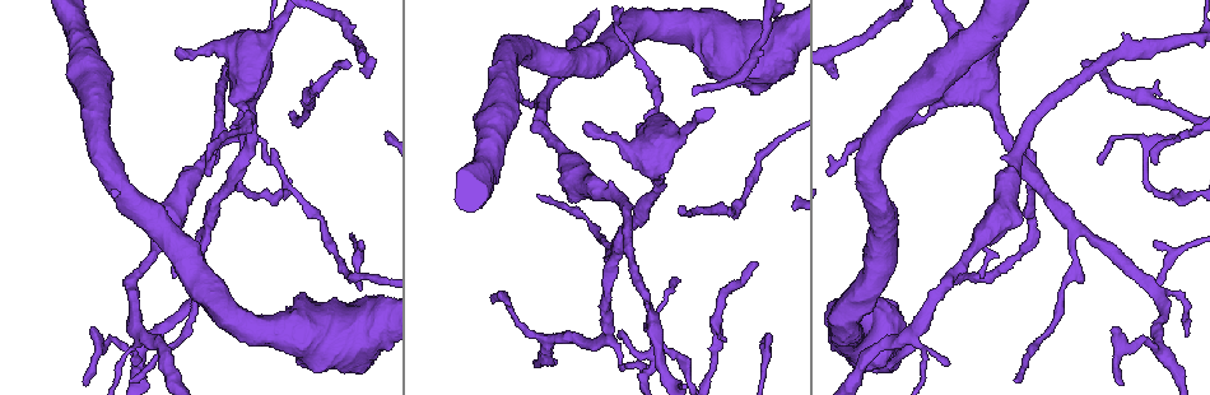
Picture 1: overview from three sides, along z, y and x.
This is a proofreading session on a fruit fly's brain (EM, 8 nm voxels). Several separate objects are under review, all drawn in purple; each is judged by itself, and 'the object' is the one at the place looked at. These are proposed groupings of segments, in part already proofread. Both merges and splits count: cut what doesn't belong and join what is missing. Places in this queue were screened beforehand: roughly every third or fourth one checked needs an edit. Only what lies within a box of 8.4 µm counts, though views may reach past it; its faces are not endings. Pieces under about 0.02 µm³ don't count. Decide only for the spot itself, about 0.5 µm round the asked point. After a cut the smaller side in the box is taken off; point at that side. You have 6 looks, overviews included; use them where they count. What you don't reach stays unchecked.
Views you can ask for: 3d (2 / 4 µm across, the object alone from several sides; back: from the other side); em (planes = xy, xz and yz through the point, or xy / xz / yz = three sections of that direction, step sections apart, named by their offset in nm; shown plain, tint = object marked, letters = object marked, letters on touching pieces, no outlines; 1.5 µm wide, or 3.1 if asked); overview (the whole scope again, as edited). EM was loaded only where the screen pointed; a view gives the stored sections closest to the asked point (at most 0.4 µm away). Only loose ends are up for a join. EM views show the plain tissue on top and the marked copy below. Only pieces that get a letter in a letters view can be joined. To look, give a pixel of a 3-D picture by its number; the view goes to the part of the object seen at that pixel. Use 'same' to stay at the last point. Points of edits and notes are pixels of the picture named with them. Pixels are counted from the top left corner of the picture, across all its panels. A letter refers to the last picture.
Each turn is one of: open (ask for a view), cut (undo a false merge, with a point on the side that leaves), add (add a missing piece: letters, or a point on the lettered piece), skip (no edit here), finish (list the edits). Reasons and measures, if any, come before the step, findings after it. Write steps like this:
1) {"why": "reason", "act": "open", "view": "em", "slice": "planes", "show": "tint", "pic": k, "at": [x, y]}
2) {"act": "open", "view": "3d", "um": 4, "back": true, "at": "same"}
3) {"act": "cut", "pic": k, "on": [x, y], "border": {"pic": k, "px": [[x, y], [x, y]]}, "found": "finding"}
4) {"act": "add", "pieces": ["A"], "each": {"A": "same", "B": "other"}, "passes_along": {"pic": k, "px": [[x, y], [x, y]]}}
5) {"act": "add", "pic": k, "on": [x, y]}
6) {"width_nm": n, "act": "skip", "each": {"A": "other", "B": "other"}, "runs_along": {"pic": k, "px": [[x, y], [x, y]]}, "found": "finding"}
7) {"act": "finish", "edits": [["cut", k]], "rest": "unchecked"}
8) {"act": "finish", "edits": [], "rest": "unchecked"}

{"why": "free end", "act": "open", "view": "3d", "um": 2, "pic": 1, "at": [646, 367]}

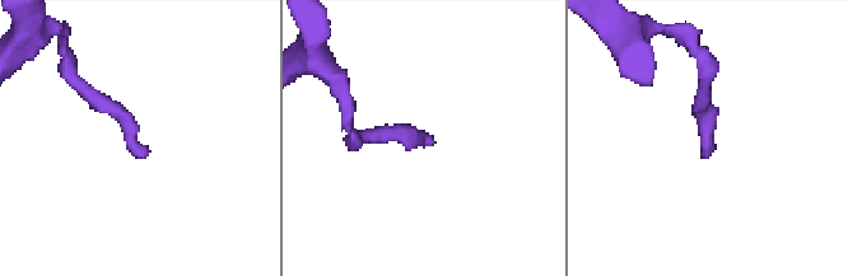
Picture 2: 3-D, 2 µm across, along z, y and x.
{"why": "shape alone is not enough", "act": "open", "view": "em", "slice": "xy", "step": 8, "show": "letters", "pic": 2, "at": [141, 157]}

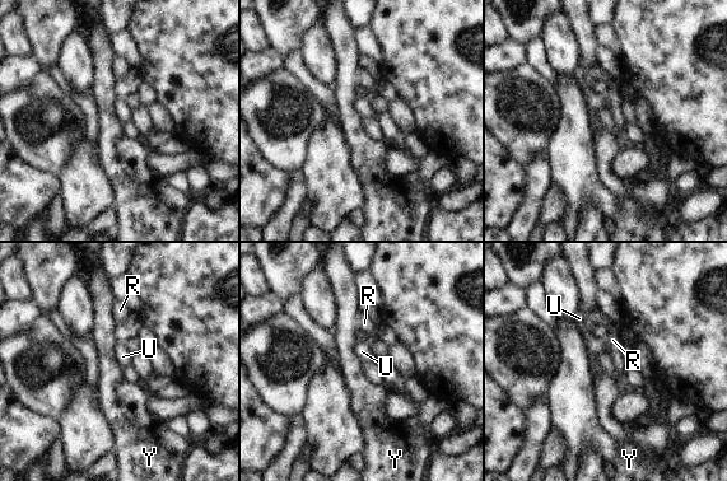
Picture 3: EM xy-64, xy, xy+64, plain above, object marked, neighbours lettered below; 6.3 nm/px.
{"why": "another direction", "act": "open", "view": "em", "slice": "planes", "show": "letters", "at": "same"}

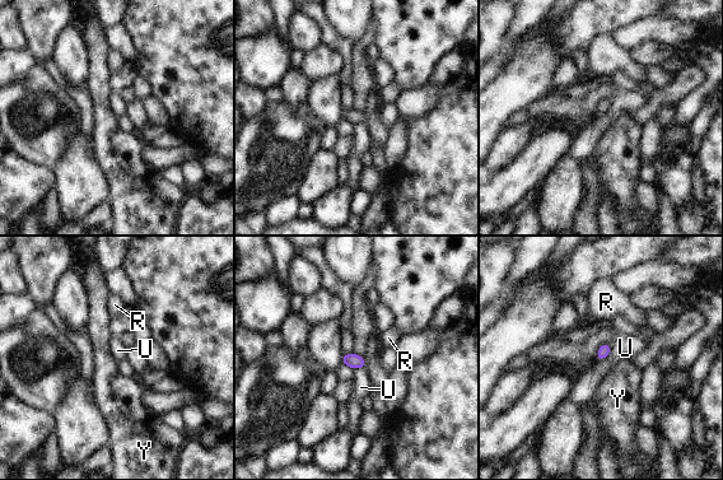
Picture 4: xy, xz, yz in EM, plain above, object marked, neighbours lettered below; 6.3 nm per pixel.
{"width_nm": 70, "act": "skip", "each": {"R": "other", "U": "other", "Y": "other"}, "border": {"pic": 4, "px": [[611, 345], [610, 353], [597, 360]]}, "found": "none of them fits"}

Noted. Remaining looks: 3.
{"act": "open", "view": "em", "slice": "planes", "show": "letters", "pic": 1, "at": [1152, 162]}

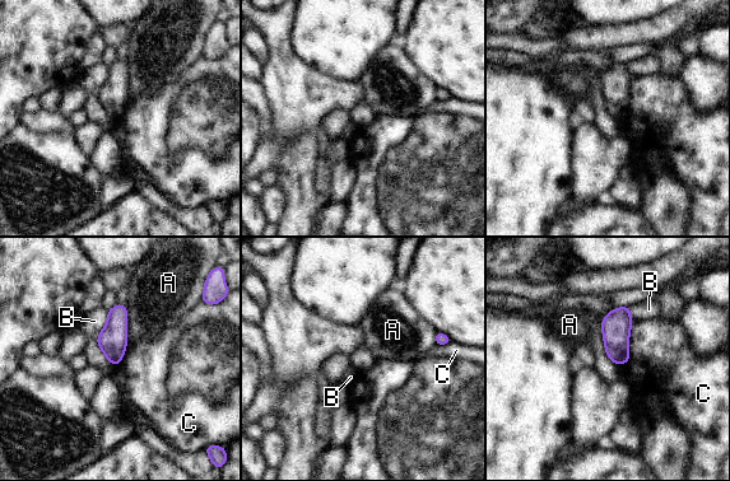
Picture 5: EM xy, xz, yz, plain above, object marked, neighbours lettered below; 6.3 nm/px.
{"width_nm": 170, "longest_contact_nm": ["B", 340], "act": "skip", "each": {"A": "other", "B": "other", "C": "other"}, "found": "no lettered piece goes on from it"}

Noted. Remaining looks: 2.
{"why": "free end", "act": "open", "view": "em", "slice": "xy", "step": 4, "show": "letters", "pic": 1, "at": [756, 265]}

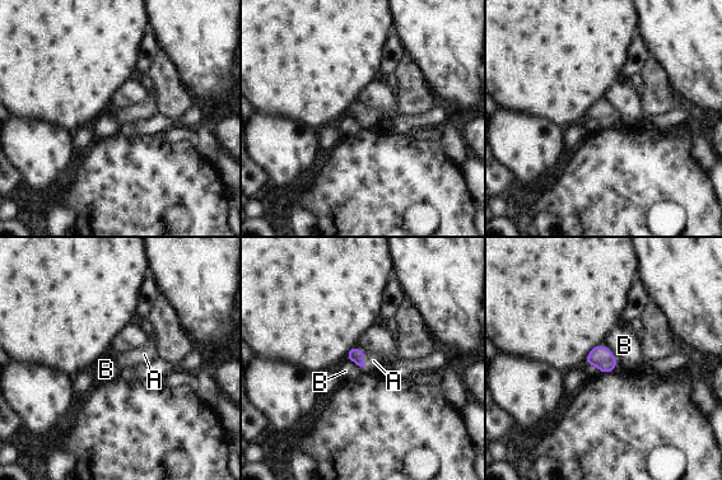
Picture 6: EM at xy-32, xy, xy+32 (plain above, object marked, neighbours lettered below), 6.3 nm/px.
{"width_nm": 90, "longest_contact_nm": ["B", 180], "act": "add", "pieces": ["A"], "each": {"A": "same", "B": "other"}, "found": "the neuron continues"}

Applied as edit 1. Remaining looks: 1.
{"act": "finish", "edits": [["add", 6]], "rest": "unchecked"}

